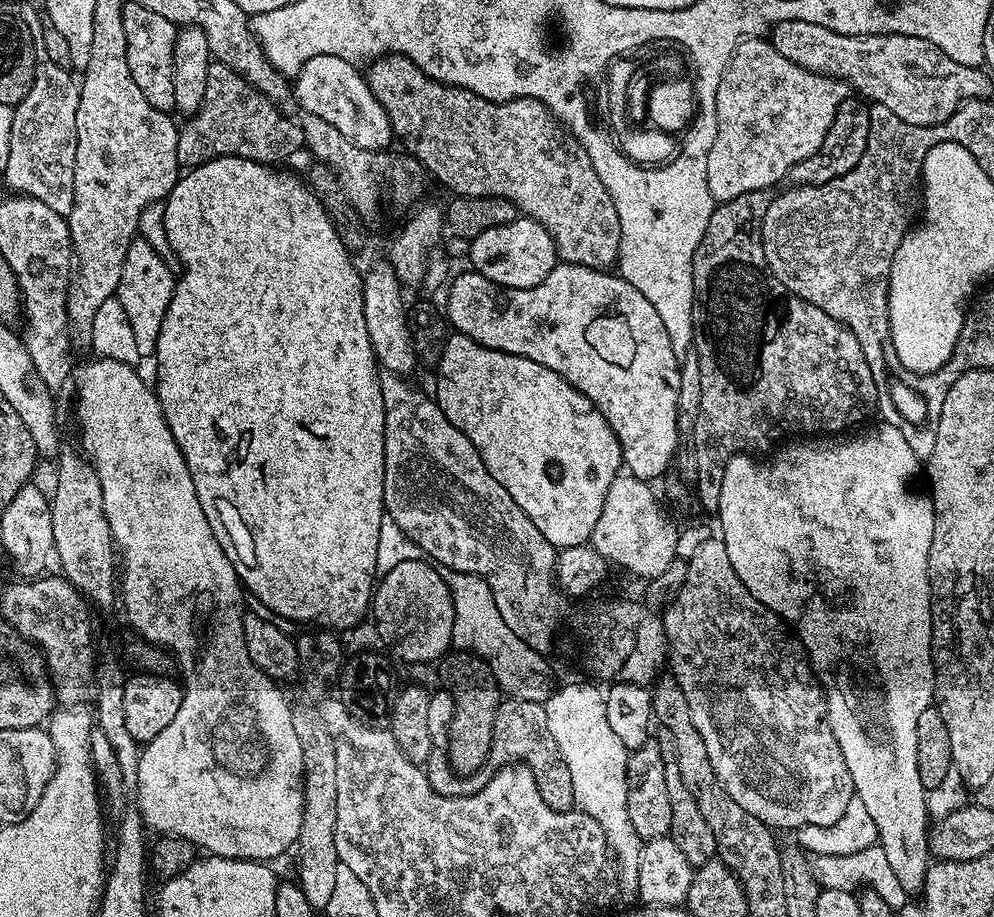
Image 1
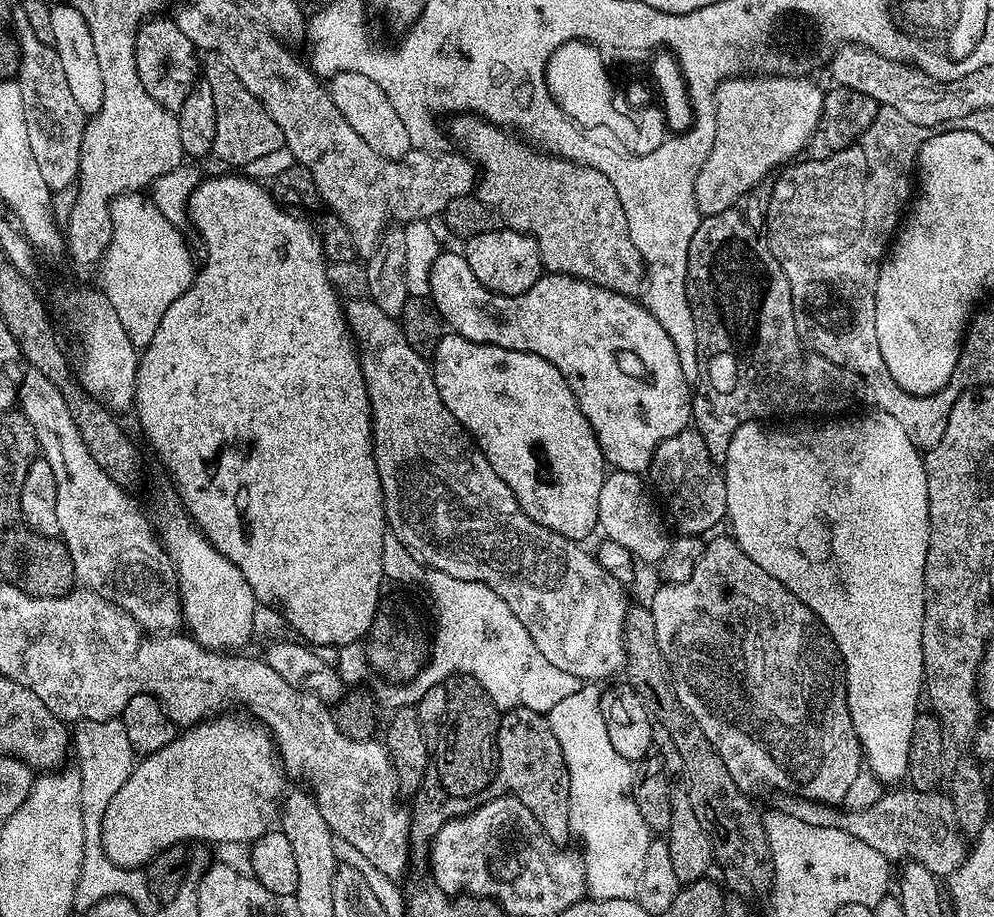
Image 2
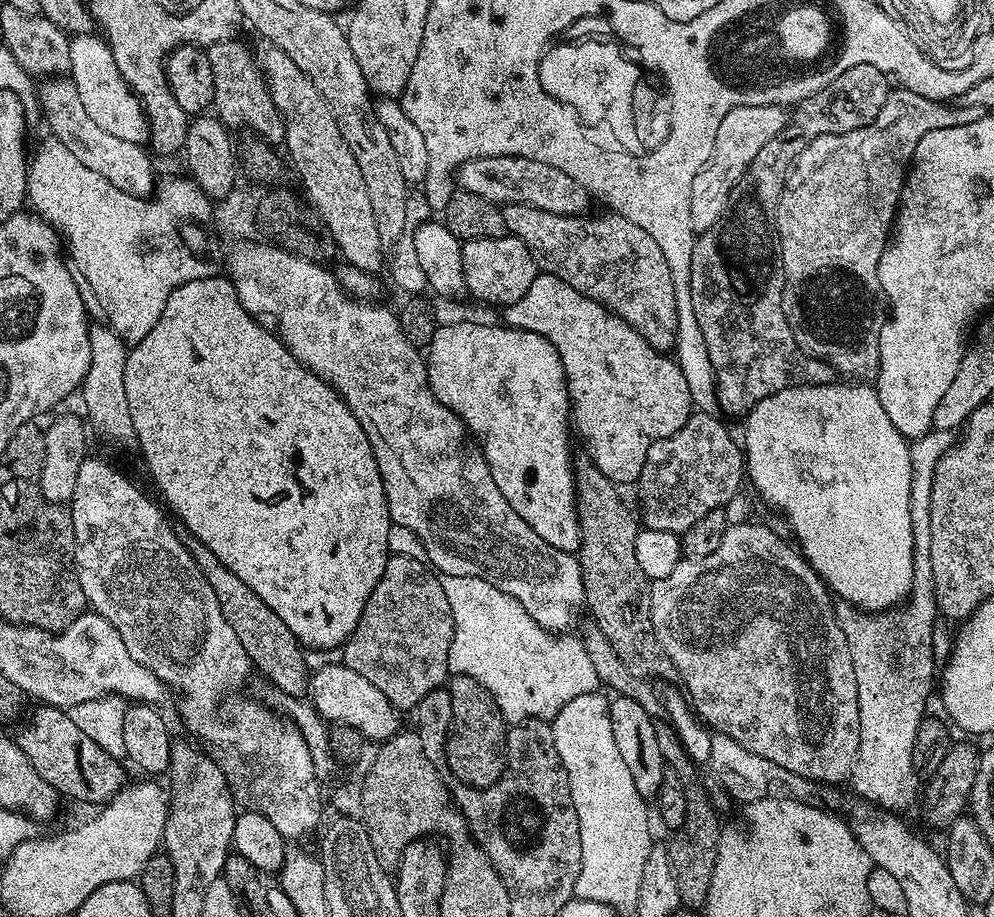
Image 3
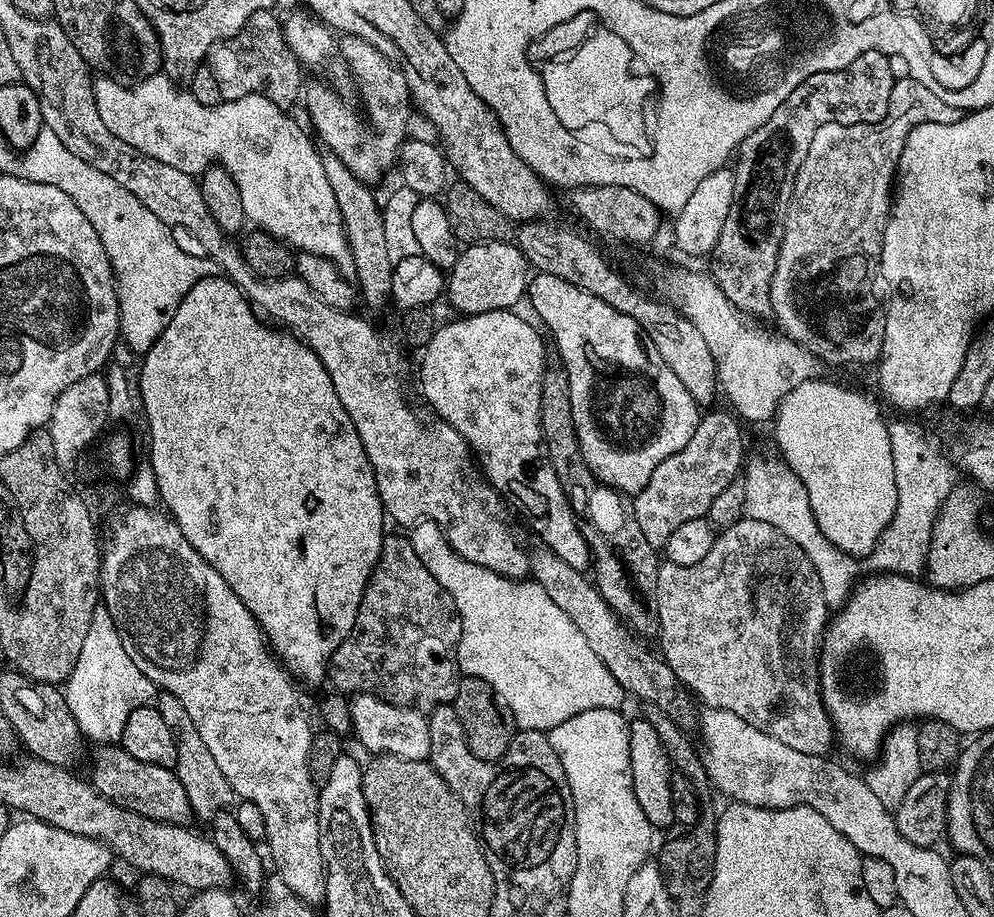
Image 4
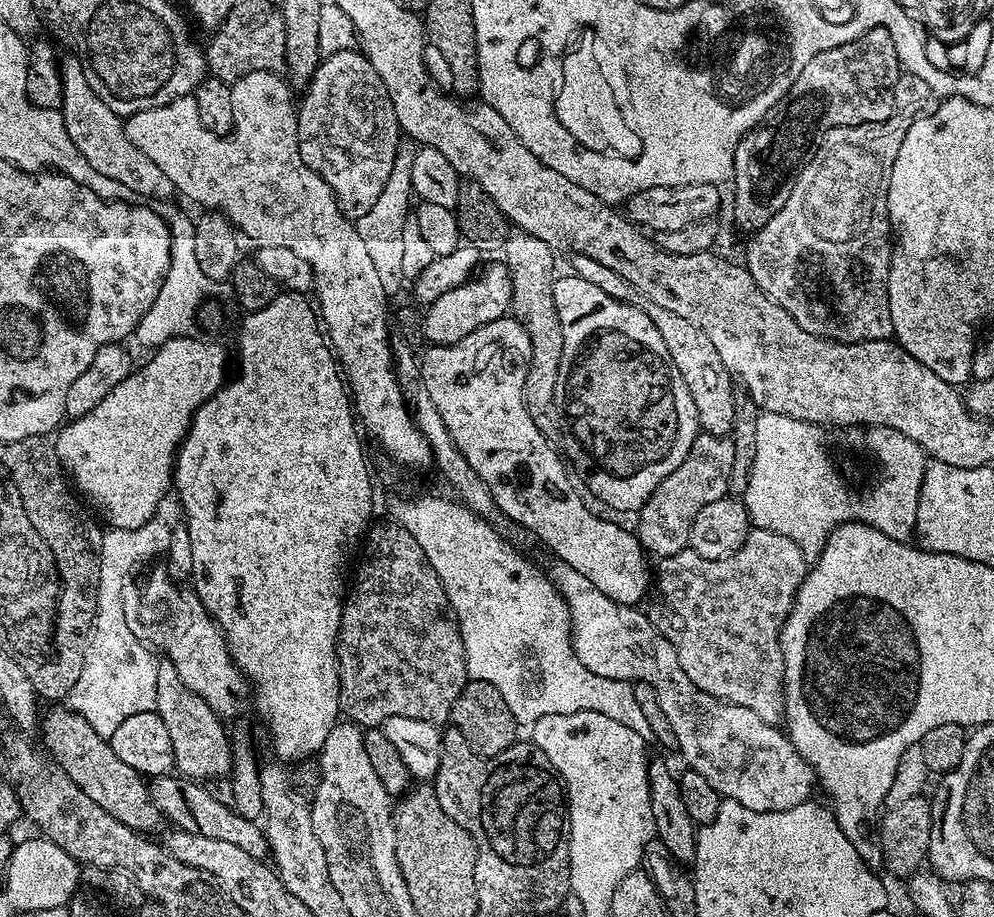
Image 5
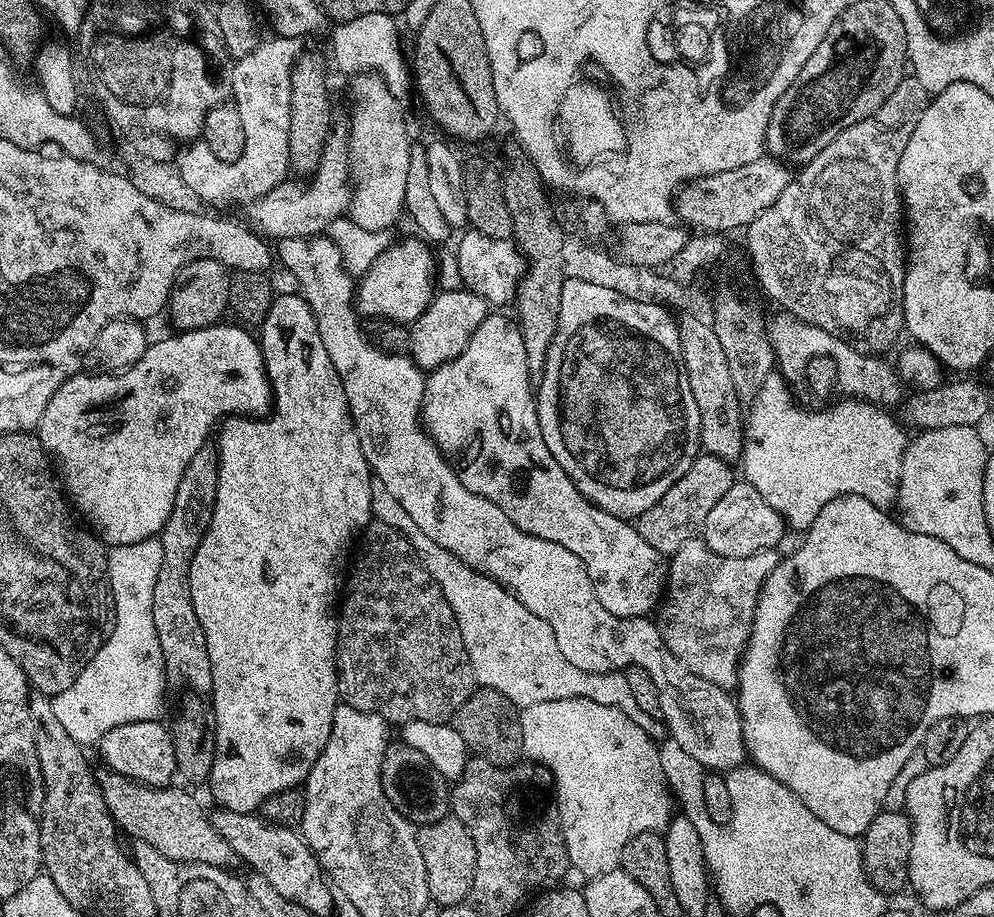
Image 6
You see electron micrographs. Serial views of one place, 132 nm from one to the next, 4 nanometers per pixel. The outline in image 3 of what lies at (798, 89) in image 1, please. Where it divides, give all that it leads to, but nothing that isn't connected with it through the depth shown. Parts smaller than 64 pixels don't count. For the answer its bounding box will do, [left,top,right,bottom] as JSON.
[690,104,789,234]

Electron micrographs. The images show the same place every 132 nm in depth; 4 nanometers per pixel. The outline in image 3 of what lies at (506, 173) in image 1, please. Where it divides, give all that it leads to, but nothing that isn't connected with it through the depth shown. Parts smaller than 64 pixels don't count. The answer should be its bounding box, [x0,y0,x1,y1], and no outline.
[502,204,678,354]

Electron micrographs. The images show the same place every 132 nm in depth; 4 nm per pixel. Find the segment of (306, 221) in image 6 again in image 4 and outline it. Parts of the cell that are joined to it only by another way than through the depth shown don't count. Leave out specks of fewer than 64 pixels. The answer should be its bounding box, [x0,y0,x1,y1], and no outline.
[302,35,413,186]

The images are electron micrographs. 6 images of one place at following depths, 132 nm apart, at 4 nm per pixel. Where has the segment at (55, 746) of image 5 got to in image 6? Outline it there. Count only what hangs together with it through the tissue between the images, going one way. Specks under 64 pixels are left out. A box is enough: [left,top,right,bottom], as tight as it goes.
[98,770,233,868]

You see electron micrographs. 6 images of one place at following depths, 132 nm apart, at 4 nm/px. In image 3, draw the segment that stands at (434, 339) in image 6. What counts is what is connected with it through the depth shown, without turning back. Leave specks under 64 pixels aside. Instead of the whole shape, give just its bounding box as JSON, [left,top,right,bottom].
[460,236,538,306]

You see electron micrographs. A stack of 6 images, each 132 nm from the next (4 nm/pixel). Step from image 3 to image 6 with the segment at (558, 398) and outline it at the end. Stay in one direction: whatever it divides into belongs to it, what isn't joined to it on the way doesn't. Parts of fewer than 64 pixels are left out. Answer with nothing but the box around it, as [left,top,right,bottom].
[422,314,668,617]

